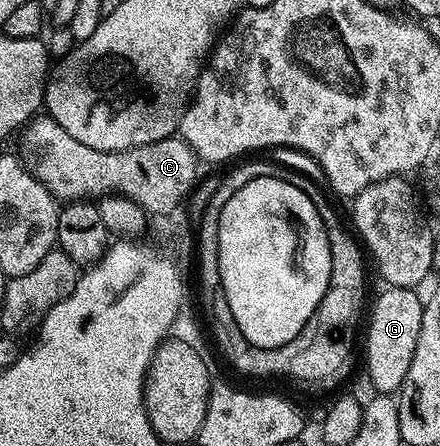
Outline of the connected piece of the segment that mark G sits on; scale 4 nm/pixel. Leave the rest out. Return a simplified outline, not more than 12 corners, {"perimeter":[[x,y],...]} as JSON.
{"perimeter":[[388,286],[366,318],[373,391],[399,391],[410,372],[424,302]]}

